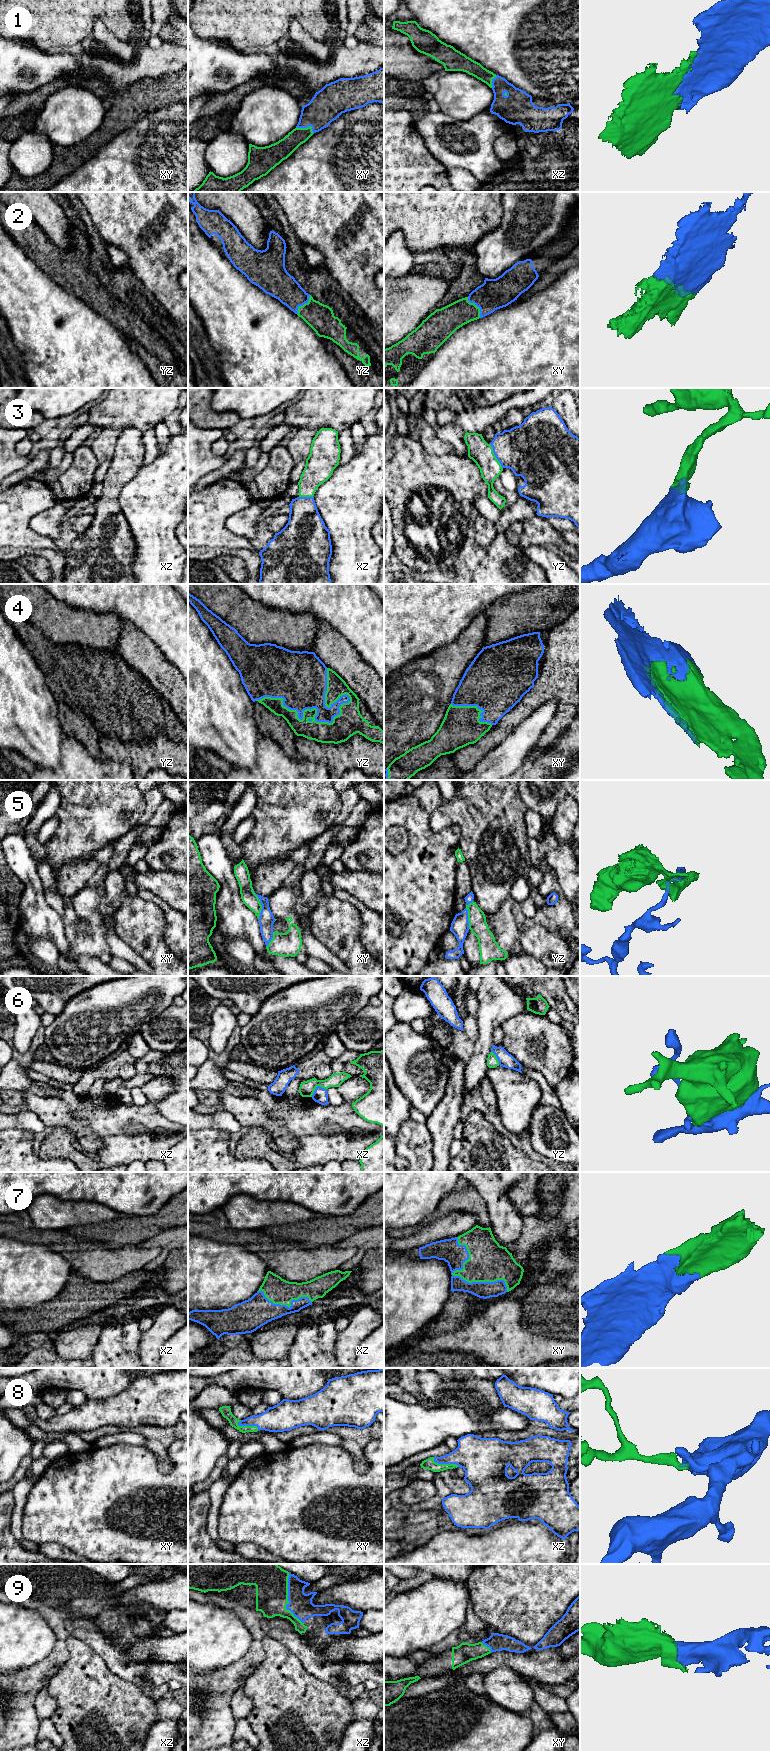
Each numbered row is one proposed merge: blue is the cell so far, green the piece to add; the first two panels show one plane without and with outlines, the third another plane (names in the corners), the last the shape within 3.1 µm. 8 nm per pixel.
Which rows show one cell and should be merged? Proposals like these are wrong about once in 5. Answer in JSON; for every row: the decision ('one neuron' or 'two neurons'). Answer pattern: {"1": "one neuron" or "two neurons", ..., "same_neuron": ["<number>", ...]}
{"1": "one neuron", "2": "one neuron", "3": "one neuron", "4": "one neuron", "5": "two neurons", "6": "two neurons", "7": "one neuron", "8": "one neuron", "9": "one neuron", "same_neuron": ["1", "2", "3", "4", "7", "8", "9"]}

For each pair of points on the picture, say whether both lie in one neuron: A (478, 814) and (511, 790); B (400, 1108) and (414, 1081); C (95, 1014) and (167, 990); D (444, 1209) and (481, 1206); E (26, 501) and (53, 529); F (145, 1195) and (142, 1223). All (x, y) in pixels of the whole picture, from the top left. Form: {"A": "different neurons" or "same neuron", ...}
{"A": "same neuron", "B": "different neurons", "C": "same neuron", "D": "same neuron", "E": "different neurons", "F": "different neurons"}

